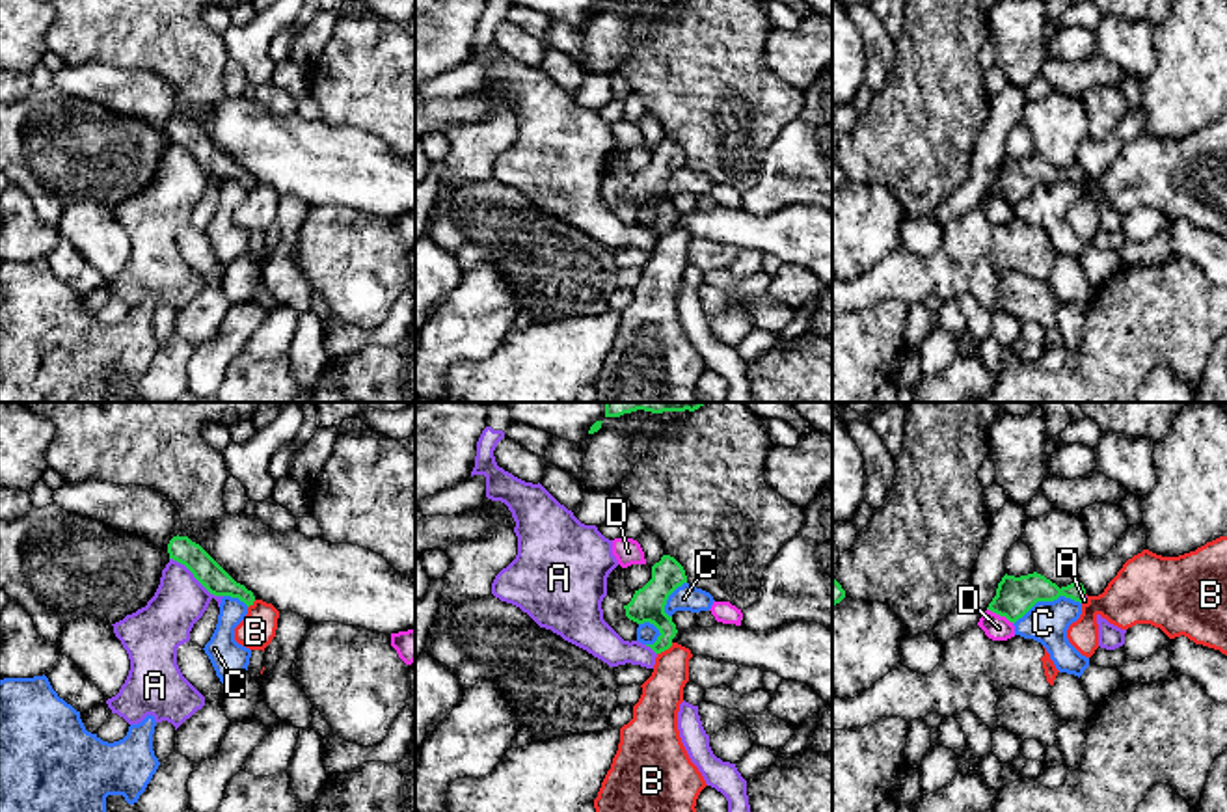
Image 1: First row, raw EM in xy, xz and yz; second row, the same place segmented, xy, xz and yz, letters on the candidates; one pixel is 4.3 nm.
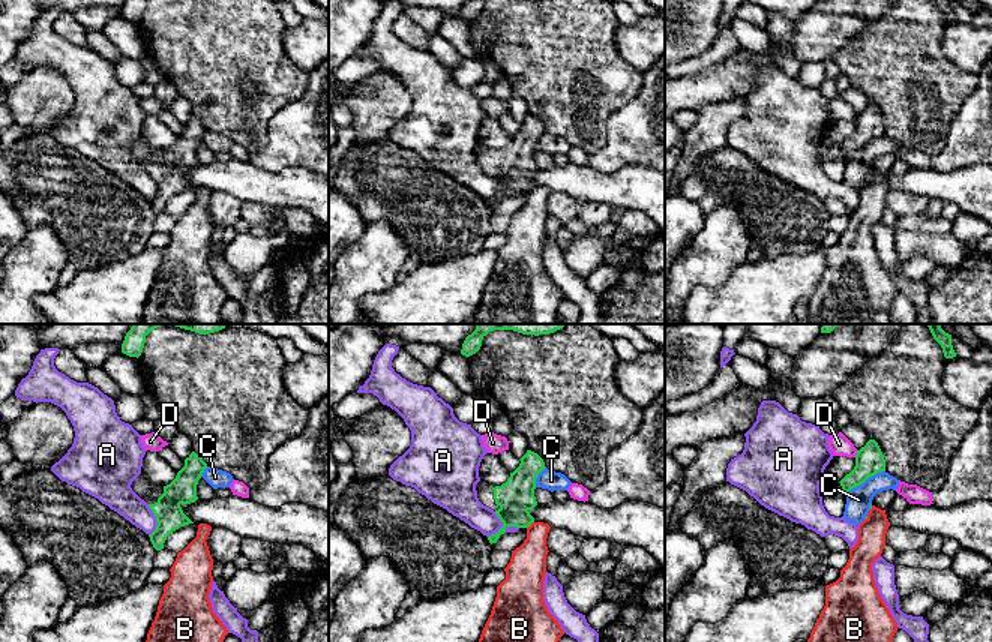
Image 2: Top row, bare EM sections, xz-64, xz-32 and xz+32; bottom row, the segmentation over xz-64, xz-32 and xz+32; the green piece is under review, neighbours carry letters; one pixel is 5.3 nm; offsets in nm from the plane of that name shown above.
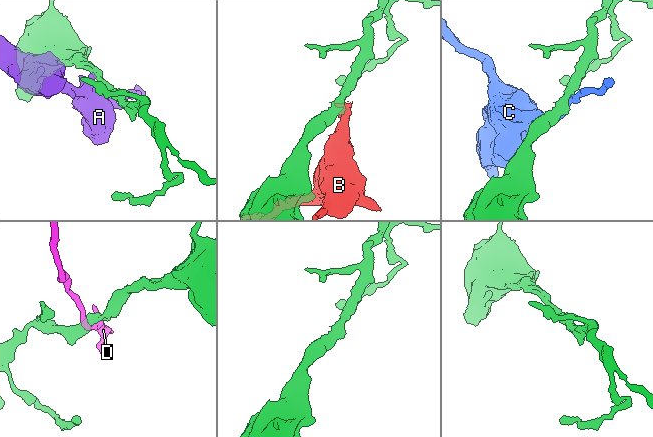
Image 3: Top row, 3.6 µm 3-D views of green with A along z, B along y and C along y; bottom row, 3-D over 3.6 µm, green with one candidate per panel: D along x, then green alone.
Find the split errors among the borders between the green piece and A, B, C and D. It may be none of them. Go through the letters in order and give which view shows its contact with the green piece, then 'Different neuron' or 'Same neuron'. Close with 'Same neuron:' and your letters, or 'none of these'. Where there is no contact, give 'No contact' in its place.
A: Touches green in xy. Different neuron
B: Touches green in xz. Different neuron
C: Touches green in yz. Different neuron
D: Touches green in yz. Different neuron
Same neuron: none of these

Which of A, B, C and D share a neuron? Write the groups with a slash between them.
A / B / C / D

